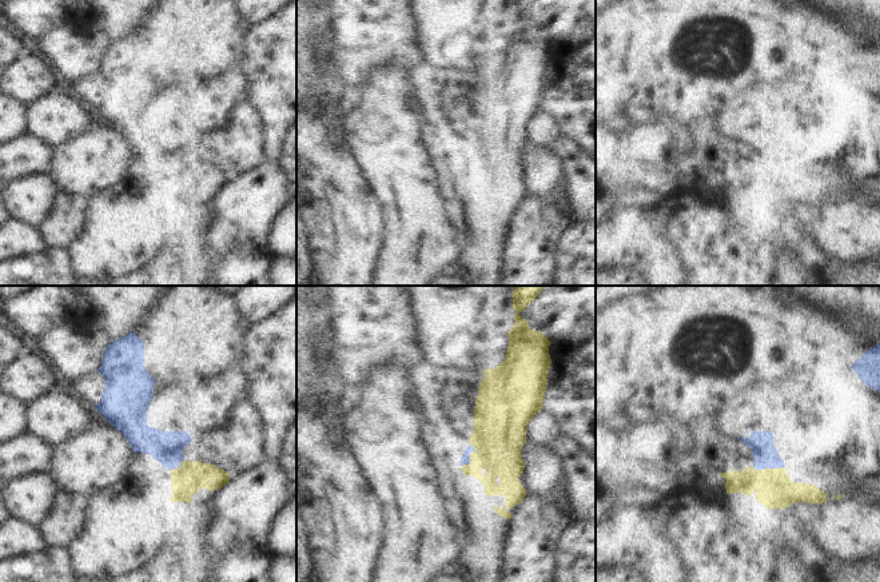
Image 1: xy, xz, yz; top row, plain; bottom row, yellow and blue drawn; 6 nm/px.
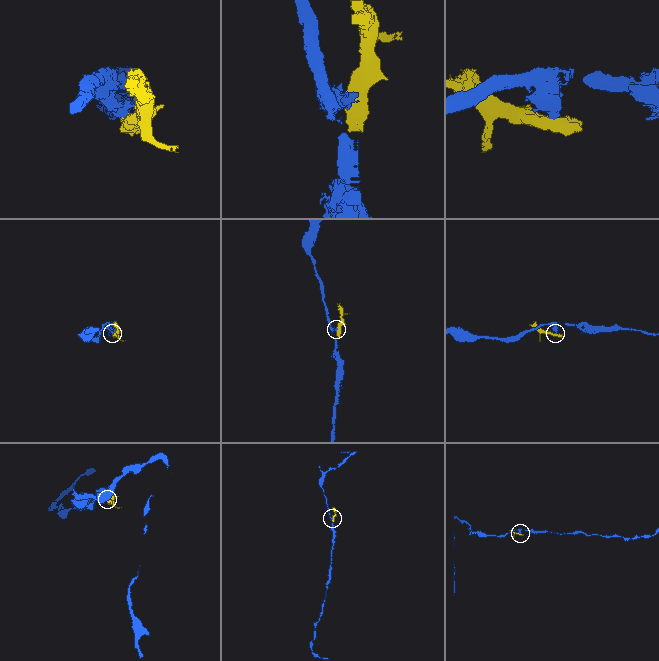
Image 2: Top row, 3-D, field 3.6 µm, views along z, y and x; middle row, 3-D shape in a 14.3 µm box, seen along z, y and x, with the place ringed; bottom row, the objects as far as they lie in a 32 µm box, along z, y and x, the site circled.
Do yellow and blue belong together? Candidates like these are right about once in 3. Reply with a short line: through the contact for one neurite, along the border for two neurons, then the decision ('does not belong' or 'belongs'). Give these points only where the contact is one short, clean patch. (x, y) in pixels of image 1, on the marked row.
line xz (470, 443), (473, 449), (470, 461), (462, 466); does not belong

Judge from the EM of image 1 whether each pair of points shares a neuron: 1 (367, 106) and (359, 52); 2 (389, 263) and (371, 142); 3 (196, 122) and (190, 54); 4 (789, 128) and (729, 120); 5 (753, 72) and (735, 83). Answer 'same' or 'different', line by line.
1: different
2: same
3: different
4: same
5: same

